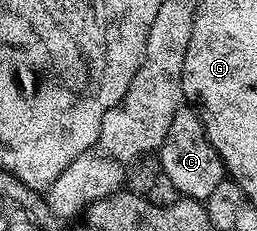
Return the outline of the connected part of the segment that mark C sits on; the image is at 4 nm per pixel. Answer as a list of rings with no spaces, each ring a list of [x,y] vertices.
[[[190,105],[176,109],[176,117],[172,117],[172,125],[168,125],[168,133],[156,152],[156,158],[162,162],[160,171],[168,175],[180,195],[186,199],[204,201],[212,193],[212,189],[216,189],[216,185],[227,178],[222,158],[216,153],[216,149],[212,149],[198,112]]]

